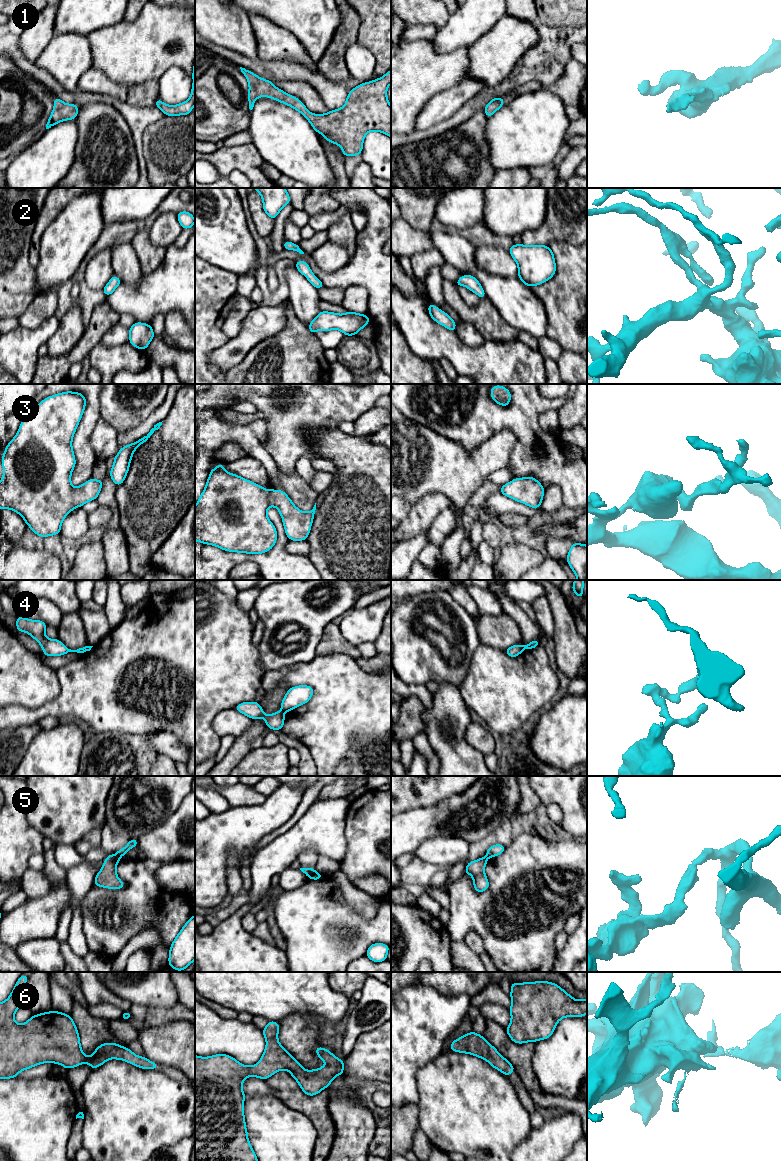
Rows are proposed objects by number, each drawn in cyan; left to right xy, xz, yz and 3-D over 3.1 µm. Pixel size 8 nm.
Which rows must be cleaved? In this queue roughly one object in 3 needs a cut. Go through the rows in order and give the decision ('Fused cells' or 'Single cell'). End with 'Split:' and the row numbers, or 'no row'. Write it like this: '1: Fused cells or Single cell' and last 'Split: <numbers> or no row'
1: Single cell
2: Single cell
3: Single cell
4: Fused cells
5: Fused cells
6: Single cell
Split: 4, 5

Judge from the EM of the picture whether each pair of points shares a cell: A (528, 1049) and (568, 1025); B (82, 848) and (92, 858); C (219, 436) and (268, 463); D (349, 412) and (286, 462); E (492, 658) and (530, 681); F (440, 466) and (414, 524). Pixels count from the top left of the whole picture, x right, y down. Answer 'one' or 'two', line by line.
A: two
B: two
C: one
D: one
E: one
F: two

